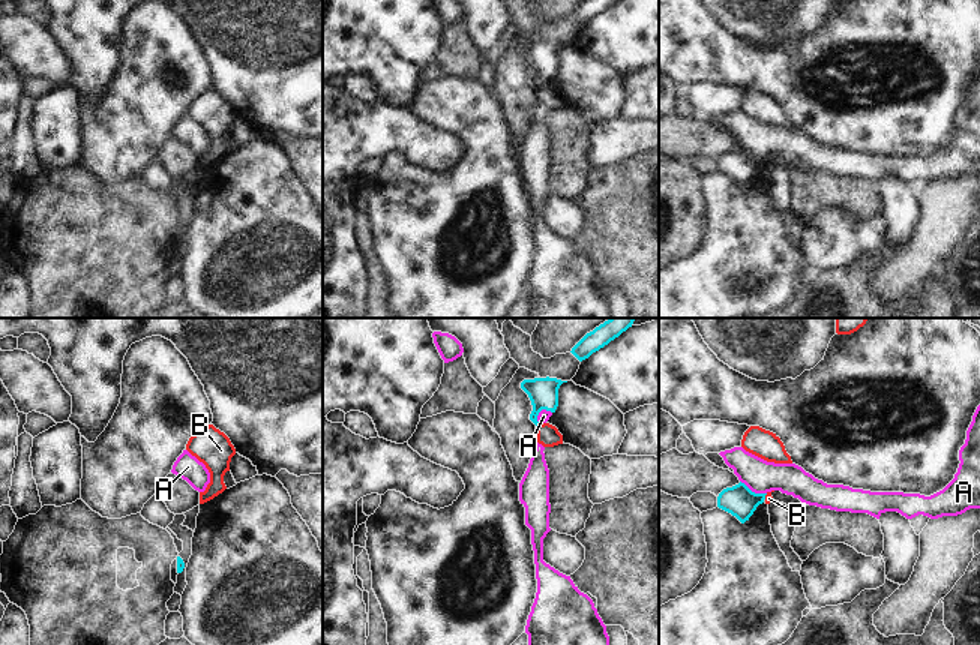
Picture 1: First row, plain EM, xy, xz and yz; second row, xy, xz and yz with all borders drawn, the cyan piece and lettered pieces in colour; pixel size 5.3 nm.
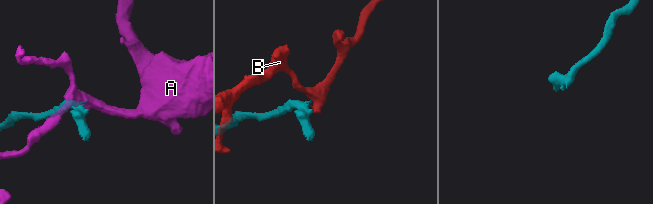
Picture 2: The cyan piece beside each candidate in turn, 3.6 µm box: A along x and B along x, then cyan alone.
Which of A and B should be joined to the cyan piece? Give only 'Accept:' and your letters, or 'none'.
Accept: A.

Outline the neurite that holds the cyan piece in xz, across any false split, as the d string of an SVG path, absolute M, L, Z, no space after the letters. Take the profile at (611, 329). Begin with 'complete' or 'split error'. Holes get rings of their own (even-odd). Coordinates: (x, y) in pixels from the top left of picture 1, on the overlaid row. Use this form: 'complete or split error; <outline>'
complete; M609 318L587 333L570 352L582 362L632 327L633 321L635 318Z

